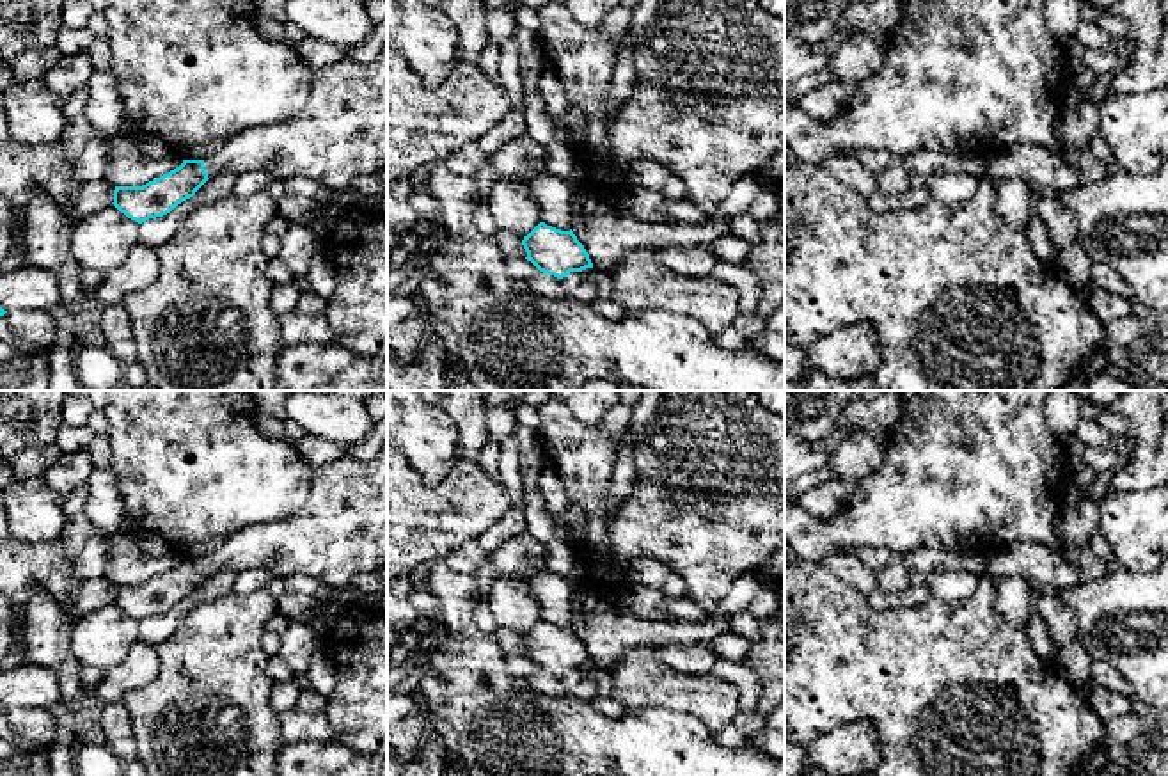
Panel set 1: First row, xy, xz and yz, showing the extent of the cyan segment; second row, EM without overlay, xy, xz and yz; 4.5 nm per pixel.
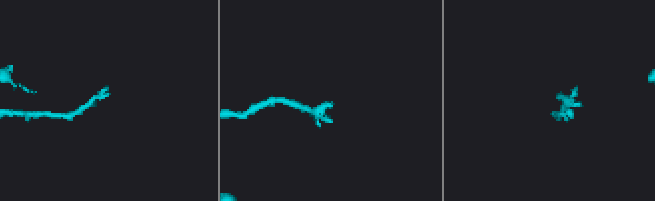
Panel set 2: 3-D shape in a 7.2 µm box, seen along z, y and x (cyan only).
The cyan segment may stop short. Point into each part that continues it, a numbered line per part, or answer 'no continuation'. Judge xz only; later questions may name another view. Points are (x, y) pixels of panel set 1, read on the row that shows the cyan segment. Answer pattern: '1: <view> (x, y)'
no continuation

